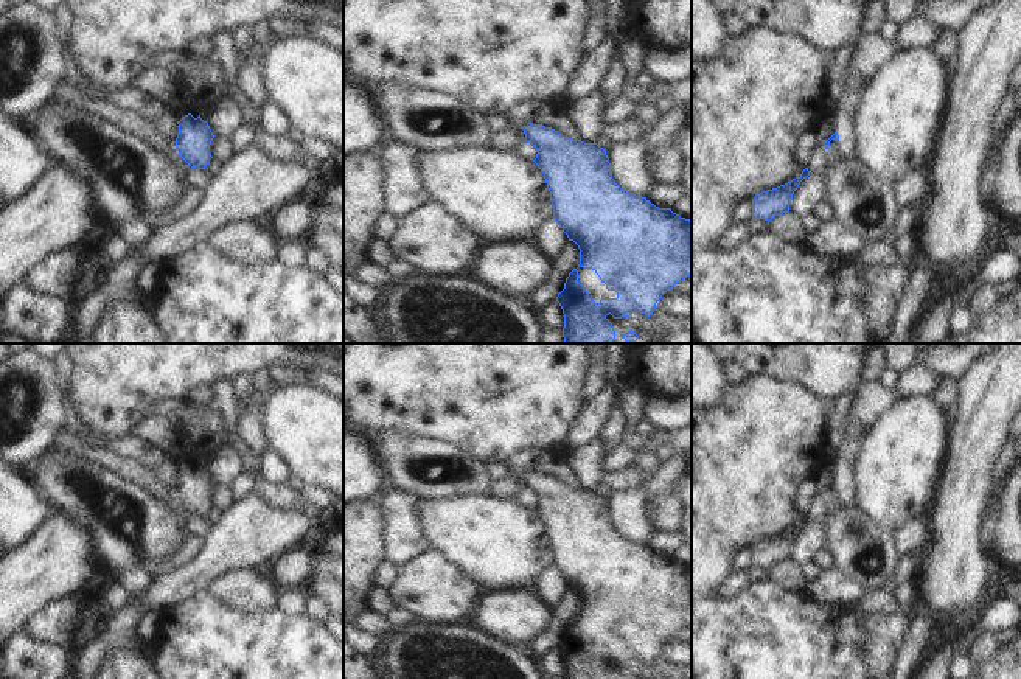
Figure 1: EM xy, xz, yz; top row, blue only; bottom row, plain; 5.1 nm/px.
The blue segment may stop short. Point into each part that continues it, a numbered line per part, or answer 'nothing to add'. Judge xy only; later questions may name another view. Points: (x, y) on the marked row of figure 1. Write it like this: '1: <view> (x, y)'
nothing to add.

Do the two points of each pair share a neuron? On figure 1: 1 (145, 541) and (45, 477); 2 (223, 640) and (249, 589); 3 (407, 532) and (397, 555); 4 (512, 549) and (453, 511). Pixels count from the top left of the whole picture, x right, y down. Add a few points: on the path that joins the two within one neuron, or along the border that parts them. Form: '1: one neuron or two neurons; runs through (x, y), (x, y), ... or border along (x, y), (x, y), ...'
1: one neuron; runs through (120, 536), (70, 490)
2: two neurons; border along (207, 591), (244, 612), (268, 612), (274, 609)
3: one neuron; runs through (403, 538), (398, 549)
4: one neuron; runs through (498, 544), (466, 525)

